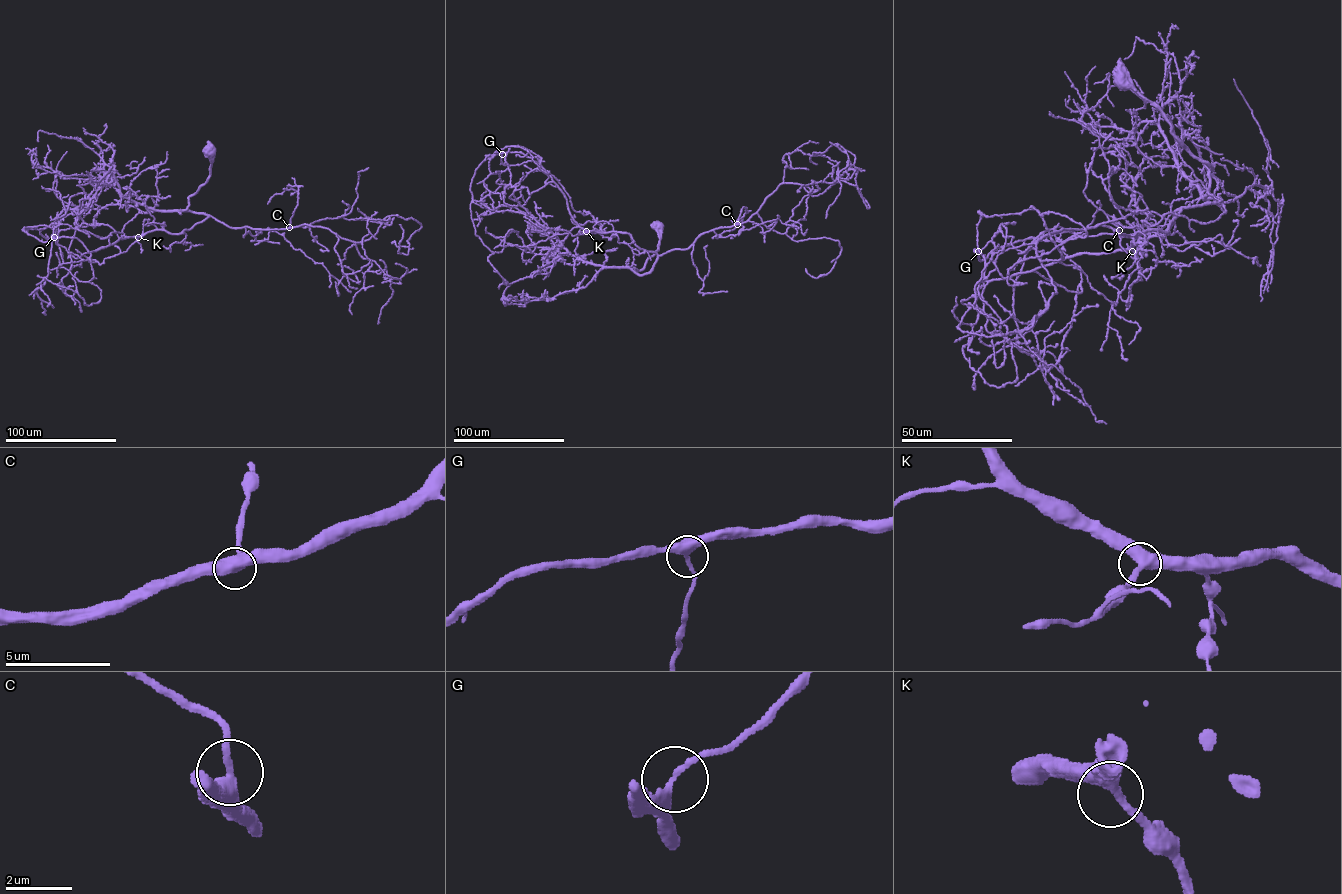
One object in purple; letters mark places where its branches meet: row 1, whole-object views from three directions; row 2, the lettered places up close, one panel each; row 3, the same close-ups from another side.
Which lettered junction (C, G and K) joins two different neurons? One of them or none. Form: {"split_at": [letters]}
{"split_at": []}

